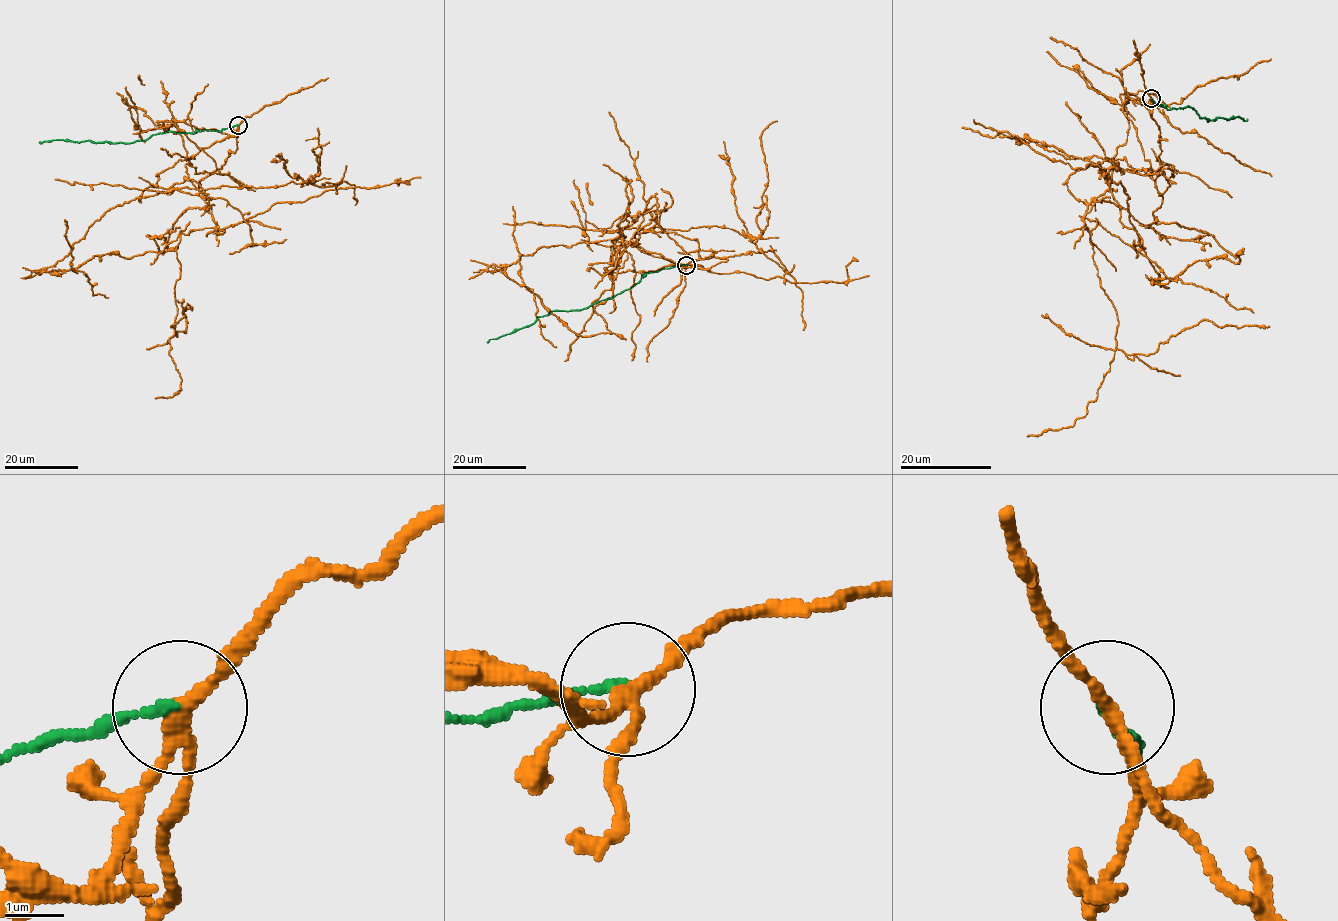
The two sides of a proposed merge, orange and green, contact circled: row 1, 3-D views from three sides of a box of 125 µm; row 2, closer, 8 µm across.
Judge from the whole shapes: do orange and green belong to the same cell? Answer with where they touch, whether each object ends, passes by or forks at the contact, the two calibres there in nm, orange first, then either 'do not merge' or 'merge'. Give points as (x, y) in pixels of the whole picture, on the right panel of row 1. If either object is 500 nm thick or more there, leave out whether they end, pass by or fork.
(1151, 98) | orange forks | green ends | 190/140 nm | do not merge

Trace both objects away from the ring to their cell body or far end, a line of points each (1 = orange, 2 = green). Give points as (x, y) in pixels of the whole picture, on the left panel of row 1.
1: (238, 125), (178, 121), (198, 190), (110, 208), (71, 266), (162, 252), (146, 235), (162, 238)
2: (238, 125), (190, 133), (165, 131), (132, 142), (39, 142)

